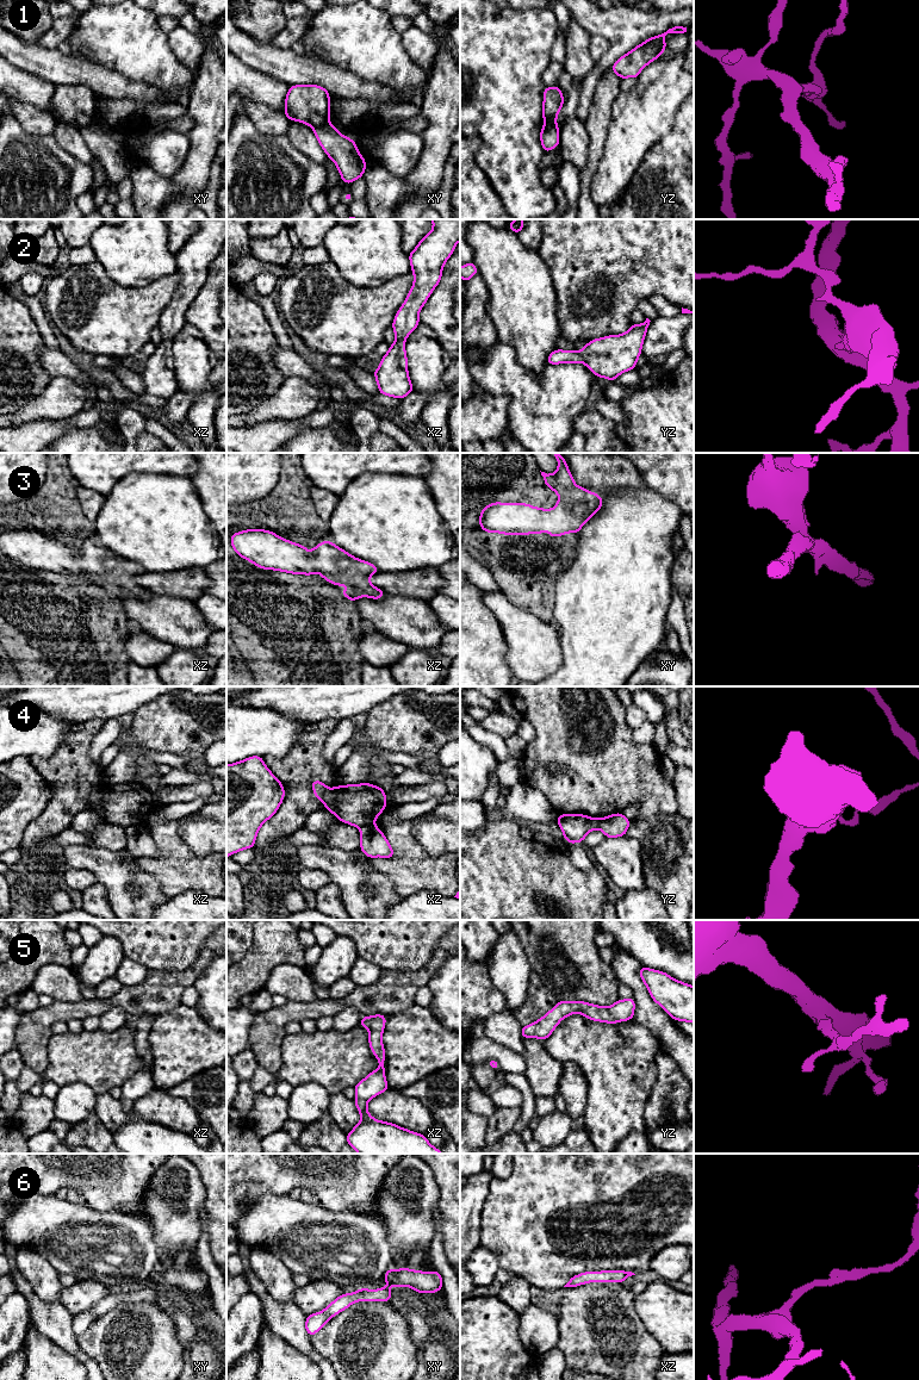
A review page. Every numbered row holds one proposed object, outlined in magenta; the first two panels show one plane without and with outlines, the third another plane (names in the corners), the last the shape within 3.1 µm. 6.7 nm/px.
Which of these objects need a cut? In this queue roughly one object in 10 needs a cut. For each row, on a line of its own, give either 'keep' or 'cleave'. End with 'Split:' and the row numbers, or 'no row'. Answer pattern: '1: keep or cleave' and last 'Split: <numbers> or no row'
1: cleave
2: keep
3: keep
4: cleave
5: keep
6: keep
Split: 1, 4

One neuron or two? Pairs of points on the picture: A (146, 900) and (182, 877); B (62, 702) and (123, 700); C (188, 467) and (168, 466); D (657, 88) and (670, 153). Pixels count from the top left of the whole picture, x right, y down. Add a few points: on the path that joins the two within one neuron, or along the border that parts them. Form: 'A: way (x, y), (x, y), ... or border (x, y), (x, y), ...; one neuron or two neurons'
A: border (142, 870), (160, 883), (161, 890), (168, 897); two neurons
B: way (78, 700), (107, 700); one neuron
C: way (184, 466), (173, 466); one neuron
D: border (680, 109), (672, 128), (646, 153); two neurons

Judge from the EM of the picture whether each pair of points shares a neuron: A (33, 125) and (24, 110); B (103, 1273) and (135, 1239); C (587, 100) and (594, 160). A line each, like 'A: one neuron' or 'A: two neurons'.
A: one neuron
B: one neuron
C: two neurons

